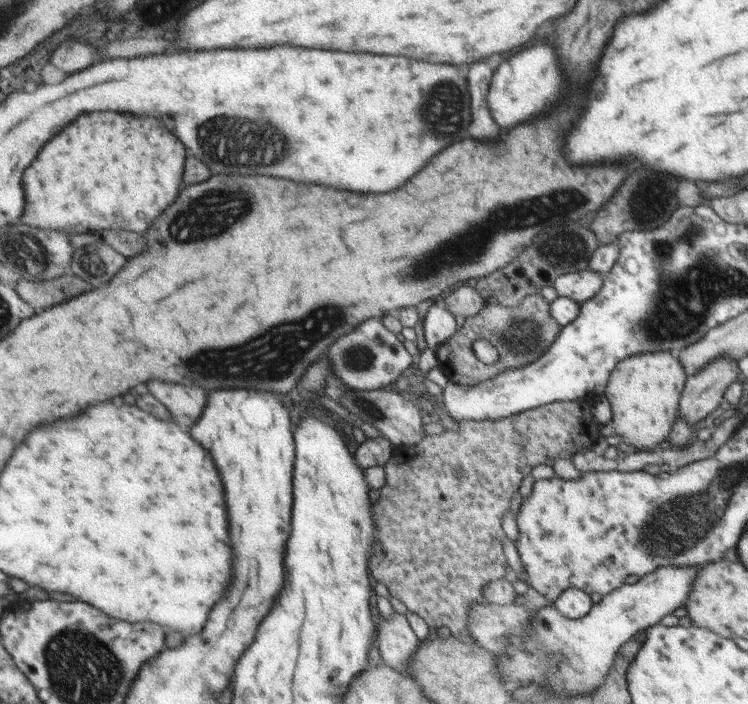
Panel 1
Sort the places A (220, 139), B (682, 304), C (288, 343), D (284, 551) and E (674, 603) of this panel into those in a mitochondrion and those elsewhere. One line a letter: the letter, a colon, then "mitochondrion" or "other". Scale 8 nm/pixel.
A: mitochondrion
B: mitochondrion
C: mitochondrion
D: other
E: other

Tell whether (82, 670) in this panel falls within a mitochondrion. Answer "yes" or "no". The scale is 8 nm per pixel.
yes

